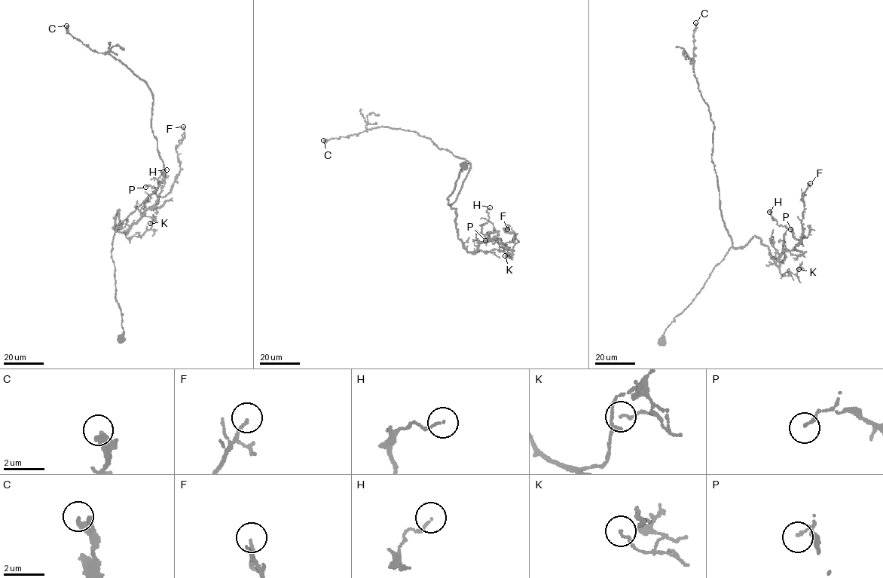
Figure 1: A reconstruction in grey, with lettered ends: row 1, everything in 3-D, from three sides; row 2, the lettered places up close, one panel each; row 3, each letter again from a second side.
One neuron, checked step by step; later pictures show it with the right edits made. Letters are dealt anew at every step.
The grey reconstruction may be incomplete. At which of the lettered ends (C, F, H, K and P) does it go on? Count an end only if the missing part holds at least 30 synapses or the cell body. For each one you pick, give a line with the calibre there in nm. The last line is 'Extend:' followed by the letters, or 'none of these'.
Extend: none of these

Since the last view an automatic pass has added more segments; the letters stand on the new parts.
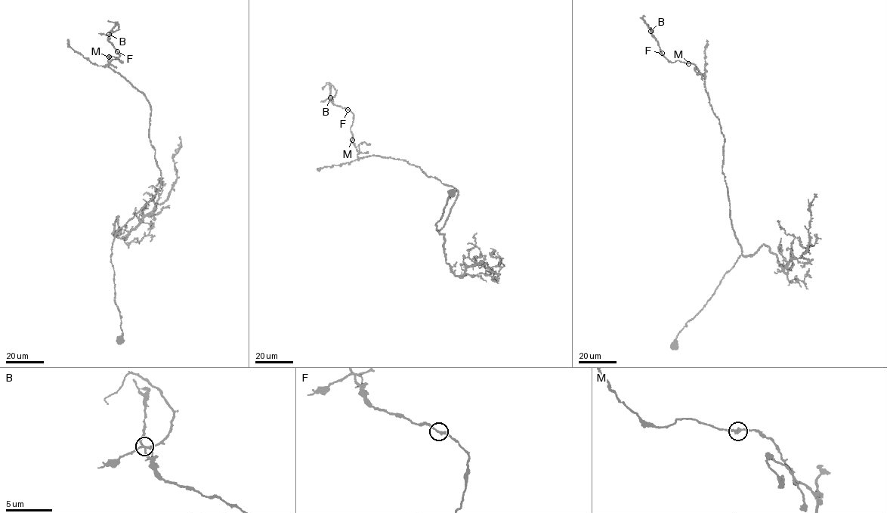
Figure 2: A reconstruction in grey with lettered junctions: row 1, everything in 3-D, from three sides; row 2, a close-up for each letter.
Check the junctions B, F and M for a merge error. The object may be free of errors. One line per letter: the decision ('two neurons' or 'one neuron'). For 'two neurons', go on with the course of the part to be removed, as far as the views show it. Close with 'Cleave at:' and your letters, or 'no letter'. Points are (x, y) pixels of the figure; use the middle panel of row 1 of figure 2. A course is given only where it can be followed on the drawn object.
B: two neurons; course (330, 97), (335, 94), (334, 86), (327, 82), (322, 89)
F: one neuron
M: one neuron
Cleave at: B

